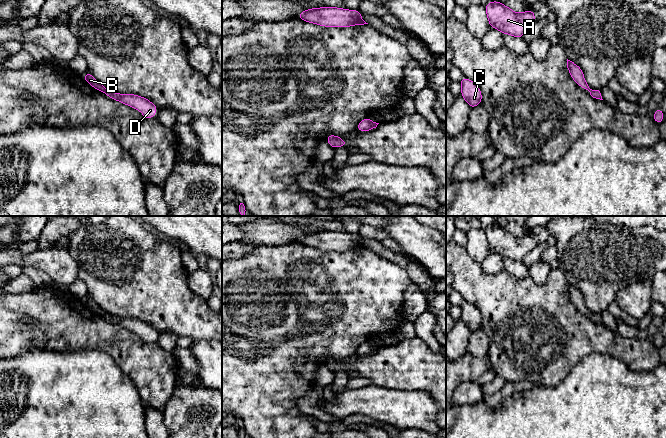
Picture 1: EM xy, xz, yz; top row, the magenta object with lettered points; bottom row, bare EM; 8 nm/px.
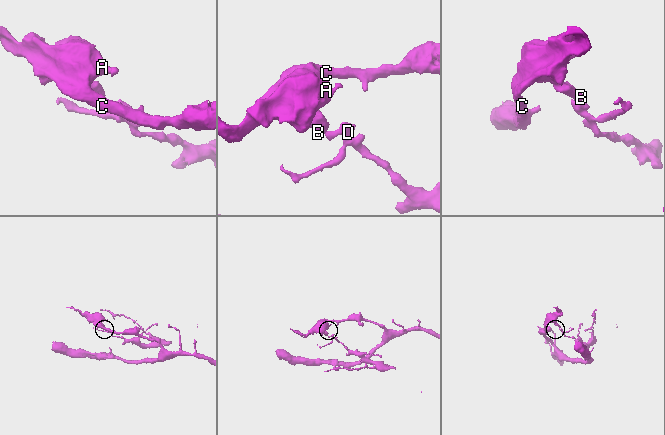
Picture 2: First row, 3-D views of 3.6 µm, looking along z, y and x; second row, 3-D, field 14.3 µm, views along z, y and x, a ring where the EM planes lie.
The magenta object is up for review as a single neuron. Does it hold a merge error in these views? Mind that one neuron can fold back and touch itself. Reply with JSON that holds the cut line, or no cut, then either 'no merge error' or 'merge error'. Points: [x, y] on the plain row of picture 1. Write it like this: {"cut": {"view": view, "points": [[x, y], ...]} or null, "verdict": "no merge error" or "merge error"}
{"cut": {"view": "xy", "points": [[106, 313], [104, 317]]}, "verdict": "merge error"}

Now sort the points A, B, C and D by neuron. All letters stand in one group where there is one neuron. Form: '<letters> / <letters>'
A B C / D

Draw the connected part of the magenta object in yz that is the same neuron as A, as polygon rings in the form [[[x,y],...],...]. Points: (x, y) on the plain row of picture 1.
[[[499,225],[487,227],[485,234],[491,252],[516,262],[522,262],[524,257],[537,245],[533,233],[516,237]]]

